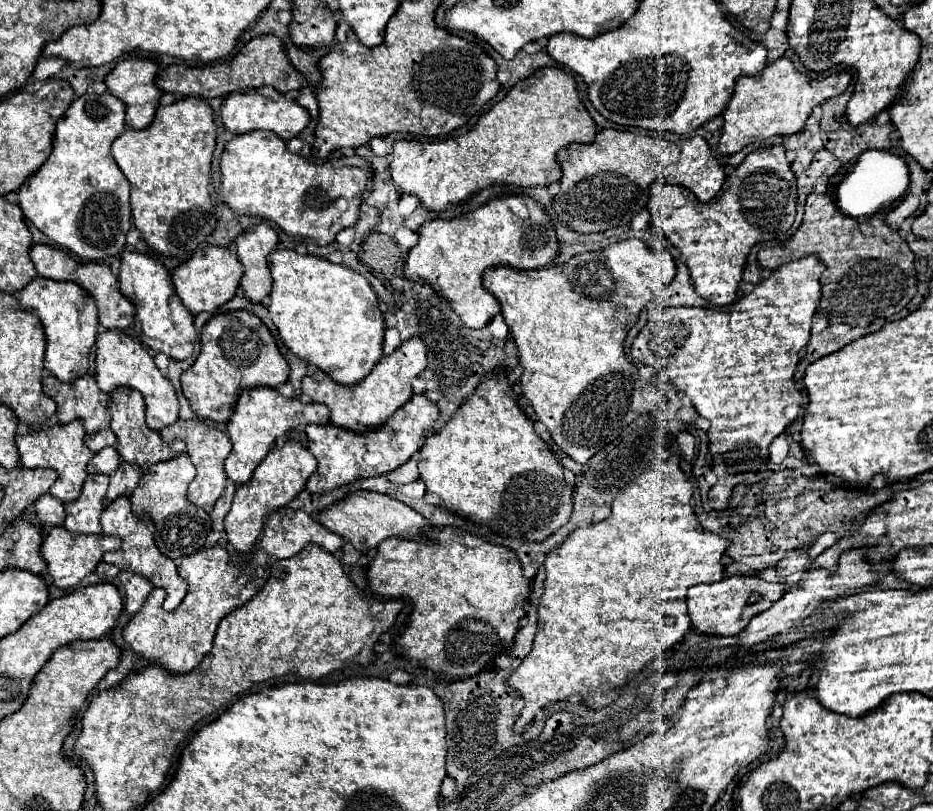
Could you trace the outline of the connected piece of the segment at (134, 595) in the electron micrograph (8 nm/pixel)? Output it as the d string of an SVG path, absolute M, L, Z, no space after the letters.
M120 571L118 577L120 577L120 581L124 585L124 591L126 591L124 609L126 609L128 615L134 615L142 607L142 603L146 601L146 597L150 595L152 583L146 577L130 573L130 571Z

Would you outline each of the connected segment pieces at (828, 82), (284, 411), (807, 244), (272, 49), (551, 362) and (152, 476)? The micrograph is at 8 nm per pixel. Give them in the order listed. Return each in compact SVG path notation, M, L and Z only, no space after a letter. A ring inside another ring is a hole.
M788 57L776 59L754 77L740 77L736 81L734 97L722 113L724 129L720 137L720 153L736 153L750 143L772 135L792 135L802 131L812 109L826 99L840 95L848 87L850 79L852 75L848 71L838 71L826 77L804 75Z
M252 387L244 389L236 401L234 413L228 419L226 433L232 441L232 451L224 461L224 471L226 475L236 483L242 485L250 481L254 469L260 465L260 461L270 453L274 447L276 439L280 435L286 435L286 431L298 427L300 423L316 423L316 425L326 425L330 421L330 409L324 407L322 403L304 403L298 397L282 397L276 389L272 387Z
M810 193L806 201L806 213L804 221L798 227L798 231L792 235L792 239L786 243L790 245L790 261L796 255L818 255L826 271L820 277L822 285L822 299L818 311L828 317L830 323L846 323L852 327L868 327L876 319L886 319L894 313L900 313L908 301L916 295L916 269L914 269L914 253L910 251L908 243L900 237L900 233L886 225L886 219L882 213L870 215L868 219L848 219L830 195L826 193Z
M262 35L248 41L238 55L234 55L228 61L206 65L206 67L188 67L188 65L170 65L158 73L156 87L174 93L178 97L224 97L234 91L244 89L256 89L262 85L272 85L280 93L288 93L293 90L300 90L308 85L307 79L298 72L290 63L282 41L274 35Z
M626 239L600 251L574 255L562 265L544 269L512 269L490 267L484 271L484 287L500 301L502 315L510 327L512 339L520 353L524 375L520 379L526 399L532 403L538 421L542 421L556 445L574 461L586 463L604 445L616 439L626 425L638 415L652 411L652 389L644 389L638 369L626 359L624 339L638 321L638 313L646 307L660 287L666 287L676 275L676 263L670 251L652 251L640 239ZM574 413L570 419L568 415Z
M176 455L168 461L160 461L150 467L146 475L142 475L138 487L130 495L130 503L136 515L148 513L156 525L154 531L154 541L158 549L170 557L170 559L180 559L184 555L196 553L204 543L208 533L212 531L210 515L206 509L196 507L194 503L188 501L188 485L194 479L194 465L188 455Z

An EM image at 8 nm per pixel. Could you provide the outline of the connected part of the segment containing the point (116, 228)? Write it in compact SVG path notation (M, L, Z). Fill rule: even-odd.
M86 93L70 105L70 109L60 117L54 135L54 149L46 163L24 181L20 187L20 207L24 217L32 221L44 235L48 235L58 247L68 249L90 261L104 261L108 257L120 255L126 243L126 233L132 227L130 211L130 183L110 155L110 145L128 129L126 125L126 105L112 93Z

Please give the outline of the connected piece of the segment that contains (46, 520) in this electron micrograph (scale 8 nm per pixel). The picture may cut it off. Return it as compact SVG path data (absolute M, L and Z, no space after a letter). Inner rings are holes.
M44 493L42 497L38 497L36 505L36 517L42 525L62 525L64 523L64 503L60 503L60 499L52 497L50 493Z

